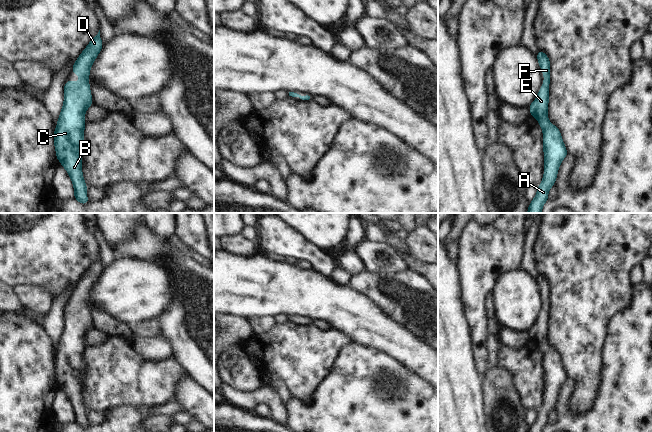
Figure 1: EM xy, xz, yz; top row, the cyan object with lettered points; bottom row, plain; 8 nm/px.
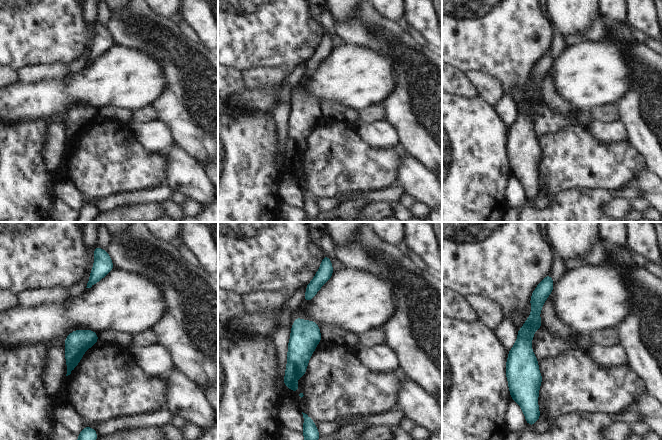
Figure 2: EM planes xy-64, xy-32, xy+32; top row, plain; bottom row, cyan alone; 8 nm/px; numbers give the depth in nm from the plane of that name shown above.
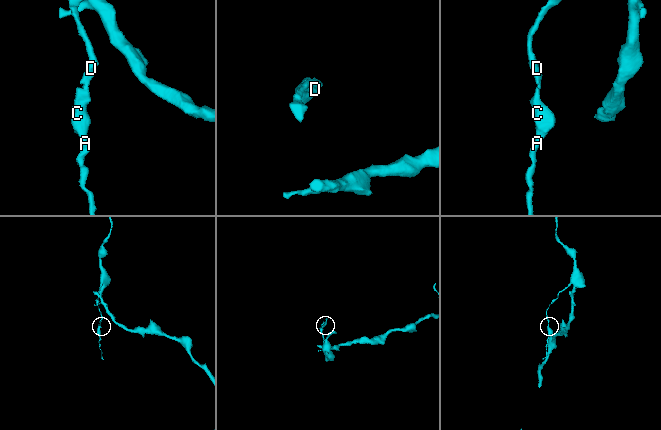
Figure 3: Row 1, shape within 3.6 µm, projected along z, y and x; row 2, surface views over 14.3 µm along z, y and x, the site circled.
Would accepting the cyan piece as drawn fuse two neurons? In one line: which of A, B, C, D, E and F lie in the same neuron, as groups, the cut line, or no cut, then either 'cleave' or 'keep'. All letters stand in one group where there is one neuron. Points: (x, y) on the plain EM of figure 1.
A B C D E F; no cut; keep

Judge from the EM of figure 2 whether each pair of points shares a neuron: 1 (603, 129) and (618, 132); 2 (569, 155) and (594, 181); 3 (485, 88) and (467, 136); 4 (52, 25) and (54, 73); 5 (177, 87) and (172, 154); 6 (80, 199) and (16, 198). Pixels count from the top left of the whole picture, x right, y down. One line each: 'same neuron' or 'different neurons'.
1: same neuron
2: same neuron
3: different neurons
4: different neurons
5: different neurons
6: different neurons

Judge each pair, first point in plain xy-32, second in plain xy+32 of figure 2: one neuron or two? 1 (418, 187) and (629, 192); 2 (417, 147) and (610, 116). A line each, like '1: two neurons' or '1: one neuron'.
1: two neurons
2: two neurons

